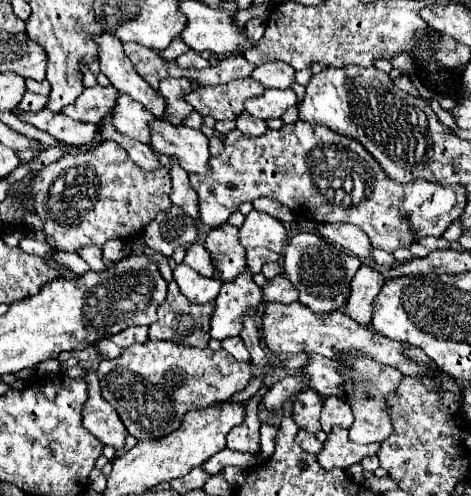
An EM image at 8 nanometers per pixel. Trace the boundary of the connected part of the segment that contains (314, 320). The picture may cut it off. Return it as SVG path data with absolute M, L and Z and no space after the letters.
M294 301L290 305L282 305L282 303L266 303L264 313L262 313L262 337L264 343L268 345L270 351L278 351L278 353L320 353L328 359L336 357L340 349L358 349L364 355L370 355L372 359L386 363L386 365L394 365L398 367L404 375L410 377L420 377L420 375L428 375L428 369L424 365L418 365L416 361L410 361L408 357L402 355L402 345L398 341L390 341L384 335L374 335L370 333L366 327L358 325L354 319L350 319L344 313L330 313L330 315L320 315L310 311L308 307L302 307L302 303Z

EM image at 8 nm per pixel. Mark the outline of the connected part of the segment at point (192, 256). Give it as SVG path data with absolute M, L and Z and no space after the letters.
M192 243L186 251L184 263L188 267L192 267L194 271L198 271L204 277L212 277L214 275L214 267L210 263L210 253L206 251L206 247L202 243Z

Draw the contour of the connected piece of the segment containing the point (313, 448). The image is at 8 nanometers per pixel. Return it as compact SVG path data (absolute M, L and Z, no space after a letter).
M298 431L296 441L298 441L298 445L300 445L304 451L314 453L314 455L318 455L318 453L320 453L320 449L322 449L322 443L318 443L318 439L316 439L314 435L306 433L306 431Z

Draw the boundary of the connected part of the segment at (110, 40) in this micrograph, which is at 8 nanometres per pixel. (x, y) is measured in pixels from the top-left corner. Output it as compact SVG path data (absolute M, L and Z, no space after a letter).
M102 33L98 37L98 57L102 73L120 95L130 95L134 101L140 101L158 119L166 117L166 99L136 73L116 35Z

